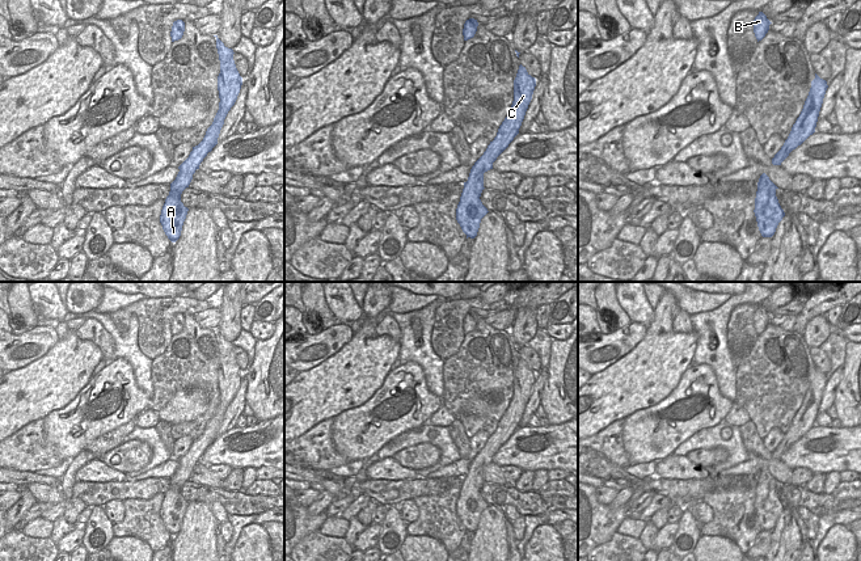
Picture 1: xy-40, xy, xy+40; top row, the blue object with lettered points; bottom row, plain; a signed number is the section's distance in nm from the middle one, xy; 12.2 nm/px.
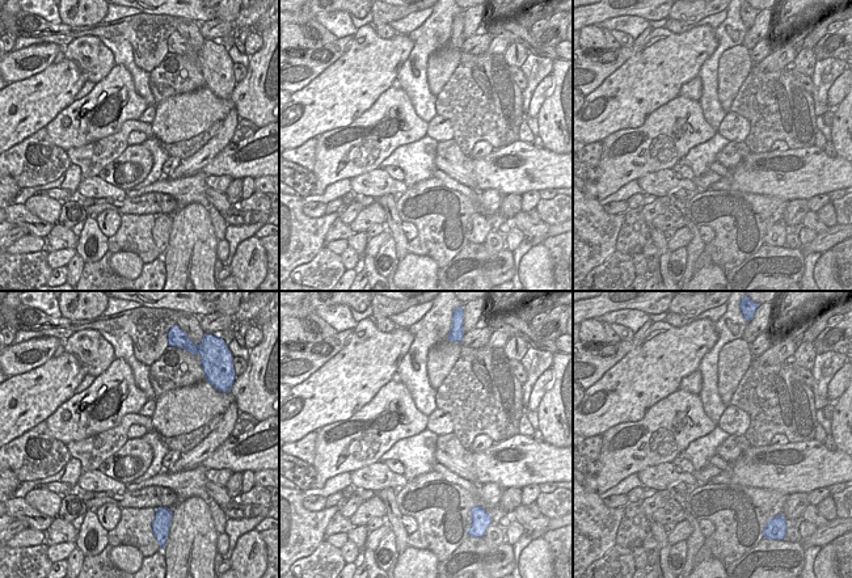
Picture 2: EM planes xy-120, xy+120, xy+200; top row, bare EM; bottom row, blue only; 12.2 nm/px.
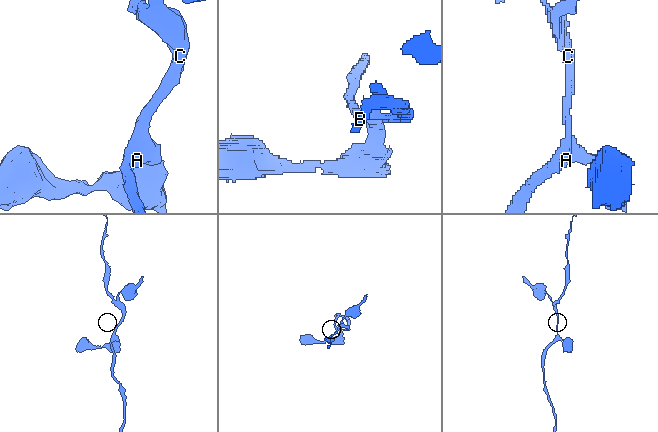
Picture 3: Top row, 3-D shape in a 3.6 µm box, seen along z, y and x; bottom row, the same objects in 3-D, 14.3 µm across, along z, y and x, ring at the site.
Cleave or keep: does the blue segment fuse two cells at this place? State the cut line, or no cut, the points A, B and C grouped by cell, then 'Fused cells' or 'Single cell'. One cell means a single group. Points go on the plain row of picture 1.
No split. Groups: A B C. Single cell

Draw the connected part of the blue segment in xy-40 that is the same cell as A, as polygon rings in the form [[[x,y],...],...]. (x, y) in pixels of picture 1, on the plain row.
[[[218,329],[214,330],[216,332],[216,342],[220,354],[220,367],[218,370],[218,384],[220,392],[219,404],[212,418],[207,422],[203,434],[198,439],[193,440],[189,451],[178,460],[180,465],[176,473],[170,477],[169,489],[166,490],[161,503],[160,516],[172,536],[176,536],[180,532],[182,519],[189,505],[189,502],[181,495],[181,488],[186,481],[189,481],[193,468],[199,463],[203,452],[218,438],[218,431],[224,418],[224,413],[235,398],[242,379],[242,371],[240,370],[233,354],[233,343],[225,341]]]

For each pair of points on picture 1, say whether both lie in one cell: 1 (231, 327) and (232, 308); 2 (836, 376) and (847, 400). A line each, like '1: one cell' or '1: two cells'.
1: one cell
2: two cells

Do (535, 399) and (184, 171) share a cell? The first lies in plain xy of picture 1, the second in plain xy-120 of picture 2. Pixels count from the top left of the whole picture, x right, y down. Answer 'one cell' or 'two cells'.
one cell

